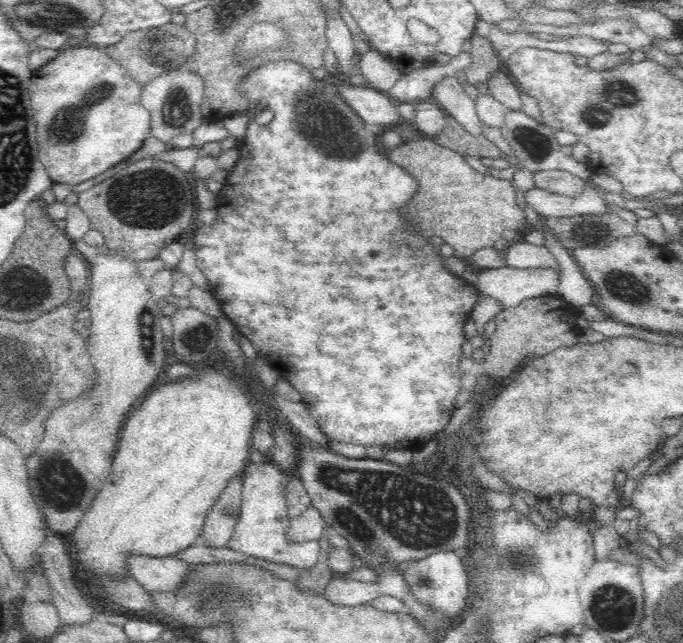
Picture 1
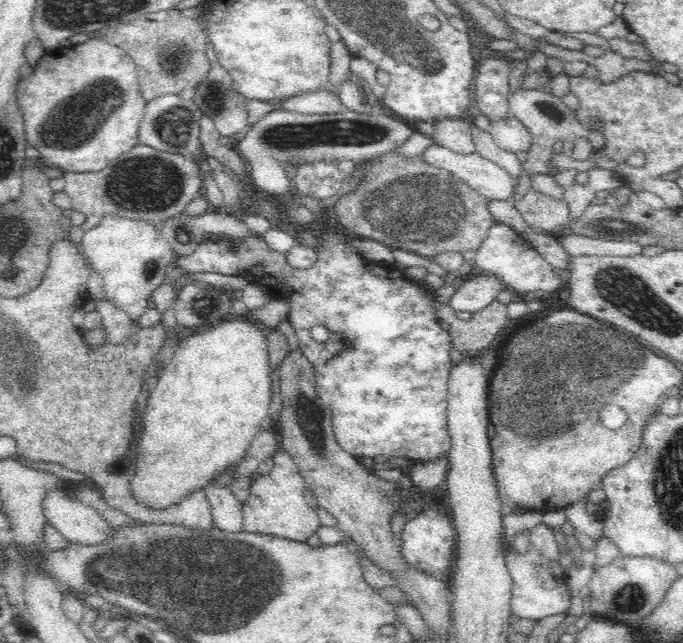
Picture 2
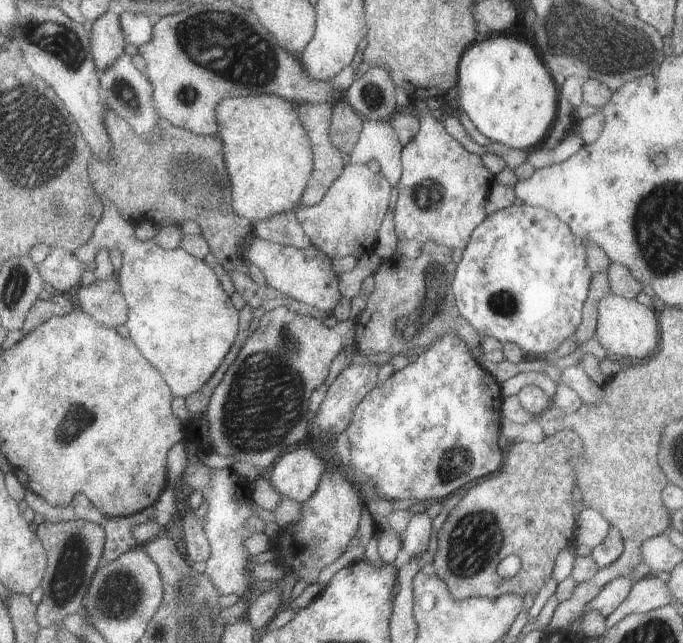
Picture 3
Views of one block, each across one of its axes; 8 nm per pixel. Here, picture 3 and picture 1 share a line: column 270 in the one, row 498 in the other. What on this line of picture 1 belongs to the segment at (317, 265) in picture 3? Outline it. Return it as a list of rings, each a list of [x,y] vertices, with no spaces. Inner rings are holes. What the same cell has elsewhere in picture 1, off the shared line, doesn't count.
[[[252,464],[244,466],[242,472],[242,504],[240,504],[240,516],[234,526],[234,534],[228,542],[228,550],[244,552],[254,558],[262,558],[266,562],[276,562],[276,564],[290,564],[298,570],[302,568],[314,568],[314,564],[320,558],[320,540],[310,540],[302,544],[288,542],[286,532],[290,526],[288,518],[288,506],[286,506],[286,486],[290,480],[282,474],[282,470],[276,464]]]

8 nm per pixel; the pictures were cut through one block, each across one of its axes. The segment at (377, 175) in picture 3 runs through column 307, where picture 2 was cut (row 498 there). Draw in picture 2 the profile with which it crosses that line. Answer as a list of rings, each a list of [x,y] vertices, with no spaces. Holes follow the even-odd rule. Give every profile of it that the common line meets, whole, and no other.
[[[208,484],[204,490],[210,502],[214,528],[220,528],[224,532],[244,532],[244,506],[238,502],[236,494],[232,494],[230,486]]]

